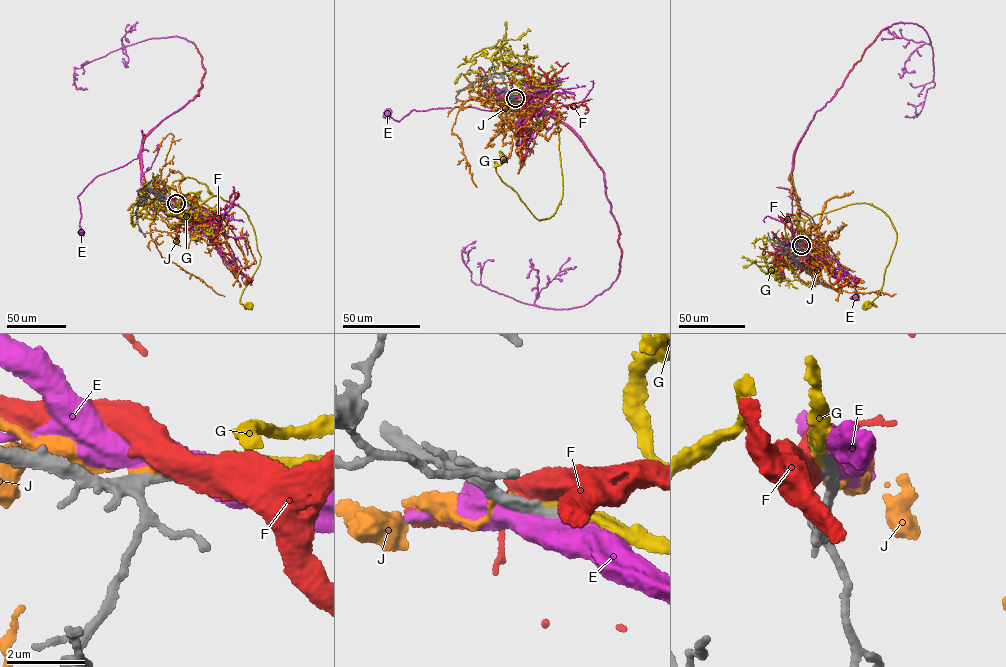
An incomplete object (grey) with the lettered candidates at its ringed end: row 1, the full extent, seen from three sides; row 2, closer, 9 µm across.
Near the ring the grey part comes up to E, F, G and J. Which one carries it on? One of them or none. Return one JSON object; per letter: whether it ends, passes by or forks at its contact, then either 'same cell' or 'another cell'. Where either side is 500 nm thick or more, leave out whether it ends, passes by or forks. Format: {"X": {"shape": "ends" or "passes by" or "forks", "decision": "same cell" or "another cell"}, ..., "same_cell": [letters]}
{"E": {"decision": "another cell"}, "F": {"decision": "another cell"}, "G": {"shape": "ends", "decision": "same cell"}, "J": {"shape": "ends", "decision": "another cell"}, "same_cell": ["G"]}

